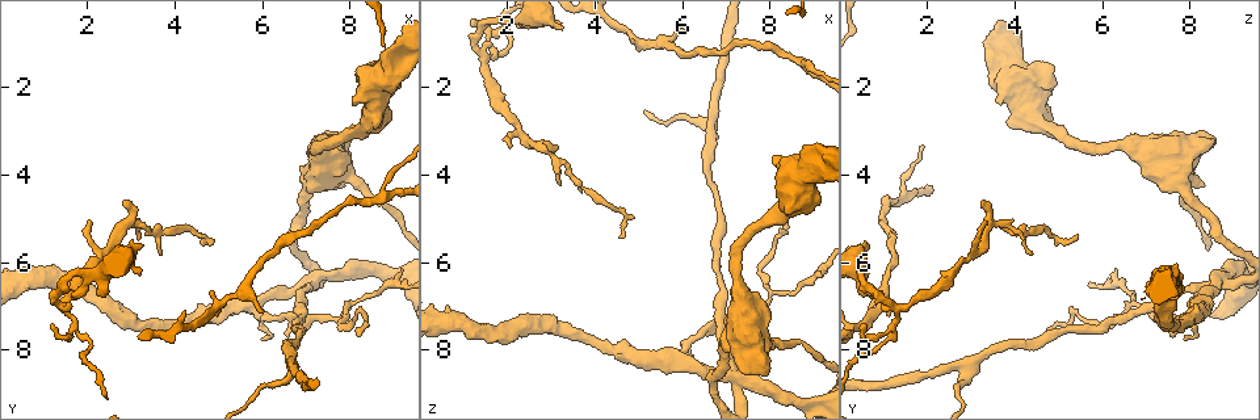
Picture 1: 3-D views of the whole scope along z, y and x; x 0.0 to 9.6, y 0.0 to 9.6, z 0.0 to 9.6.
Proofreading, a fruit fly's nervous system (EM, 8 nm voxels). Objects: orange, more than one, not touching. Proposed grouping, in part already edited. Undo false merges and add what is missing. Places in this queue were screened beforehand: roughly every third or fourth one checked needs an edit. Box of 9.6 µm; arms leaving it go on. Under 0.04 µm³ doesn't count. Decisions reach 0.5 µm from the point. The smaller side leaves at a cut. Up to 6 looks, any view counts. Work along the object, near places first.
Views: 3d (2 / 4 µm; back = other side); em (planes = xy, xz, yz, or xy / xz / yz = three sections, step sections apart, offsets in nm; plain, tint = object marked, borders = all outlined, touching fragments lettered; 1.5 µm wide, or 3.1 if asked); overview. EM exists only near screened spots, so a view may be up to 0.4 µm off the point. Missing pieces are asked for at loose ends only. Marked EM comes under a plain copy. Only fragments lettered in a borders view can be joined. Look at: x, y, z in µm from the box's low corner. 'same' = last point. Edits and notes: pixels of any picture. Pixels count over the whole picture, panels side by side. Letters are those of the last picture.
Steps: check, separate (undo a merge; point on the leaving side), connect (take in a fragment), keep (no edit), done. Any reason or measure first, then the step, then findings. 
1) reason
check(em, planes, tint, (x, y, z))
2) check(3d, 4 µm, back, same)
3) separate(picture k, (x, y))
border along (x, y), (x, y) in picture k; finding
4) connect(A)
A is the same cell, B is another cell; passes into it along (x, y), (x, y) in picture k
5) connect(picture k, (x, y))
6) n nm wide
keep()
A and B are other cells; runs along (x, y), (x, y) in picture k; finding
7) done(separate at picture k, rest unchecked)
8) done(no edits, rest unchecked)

free end
check(em, planes, borders, (7.80, 4.30, 8.35))

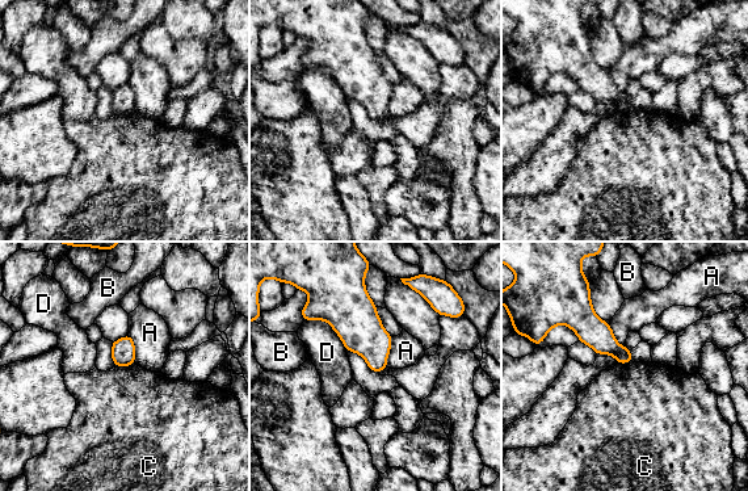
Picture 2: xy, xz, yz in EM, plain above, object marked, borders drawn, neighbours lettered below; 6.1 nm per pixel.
keep()
A, B, C and D are other cells; border along (134, 362), (114, 366) in picture 2; no lettered fragment goes on from it

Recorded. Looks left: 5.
calibre changes
check(3d, 4 µm, (6.80, 7.05, 7.25))

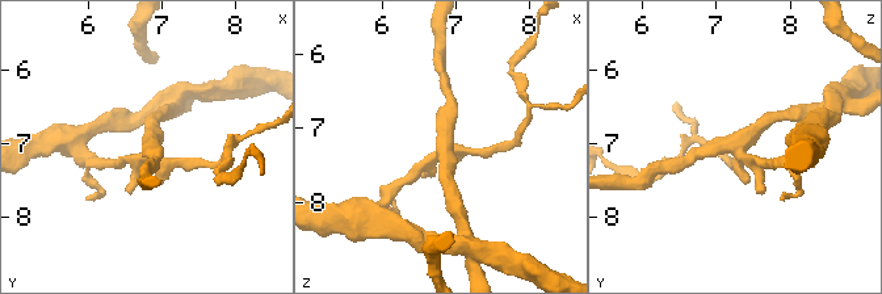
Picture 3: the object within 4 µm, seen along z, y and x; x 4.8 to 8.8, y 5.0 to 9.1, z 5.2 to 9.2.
now the EM
check(em, planes, borders, (6.85, 7.05, 7.25))

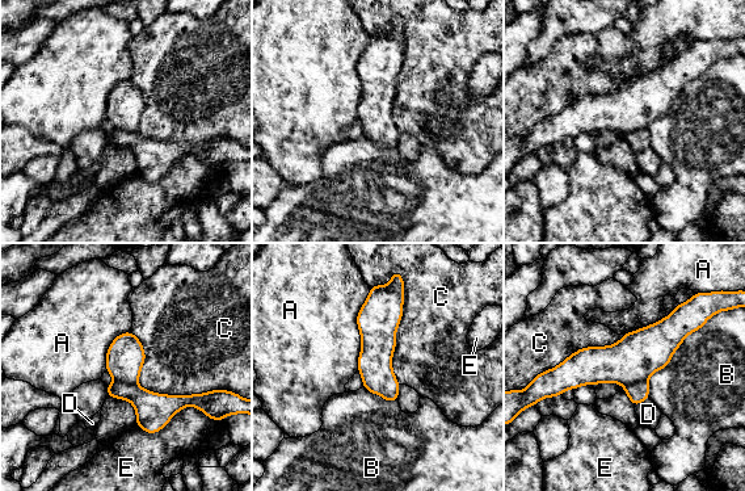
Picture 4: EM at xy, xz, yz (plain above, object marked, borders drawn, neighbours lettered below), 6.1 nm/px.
separate(picture 4, (154, 411))
A, B, C, D and E are other cells; border along (114, 380), (137, 384) in picture 4; two cells meet here

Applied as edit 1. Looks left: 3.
thin end
check(em, planes, borders, (6.05, 7.15, 0.65))

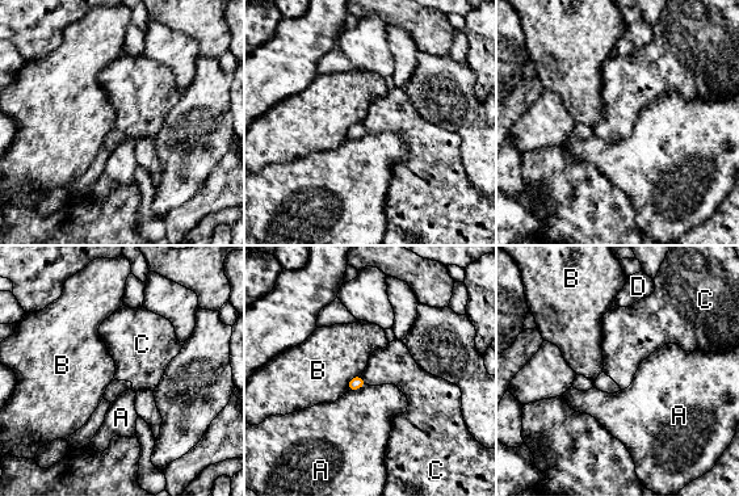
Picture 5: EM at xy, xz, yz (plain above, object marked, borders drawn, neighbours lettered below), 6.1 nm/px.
keep()
A, B, C and D are other cells; border along (360, 375), (366, 383) in picture 5; none of them fits

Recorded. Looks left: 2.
done(separate at picture 4, rest unchecked)

